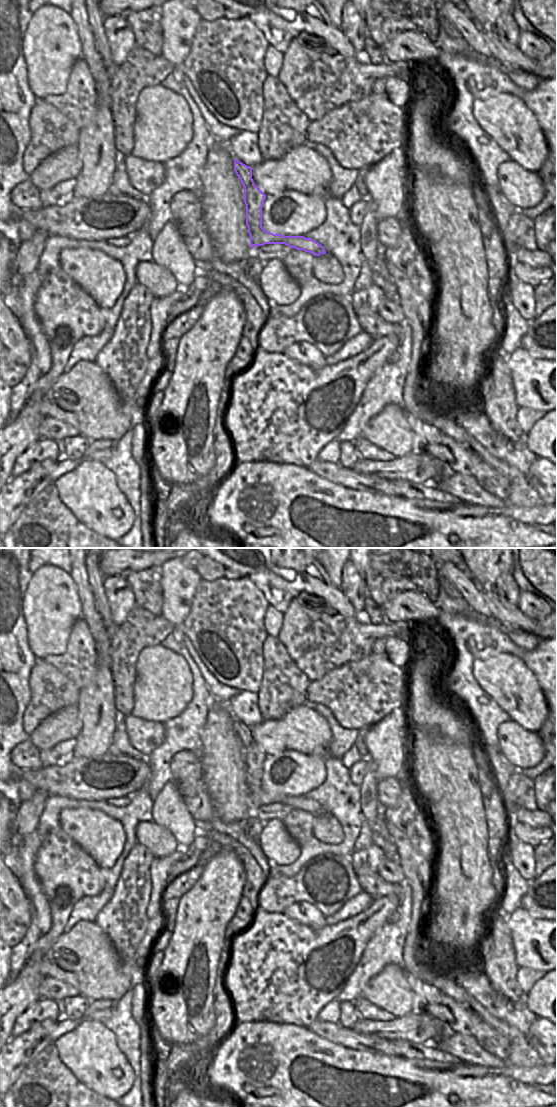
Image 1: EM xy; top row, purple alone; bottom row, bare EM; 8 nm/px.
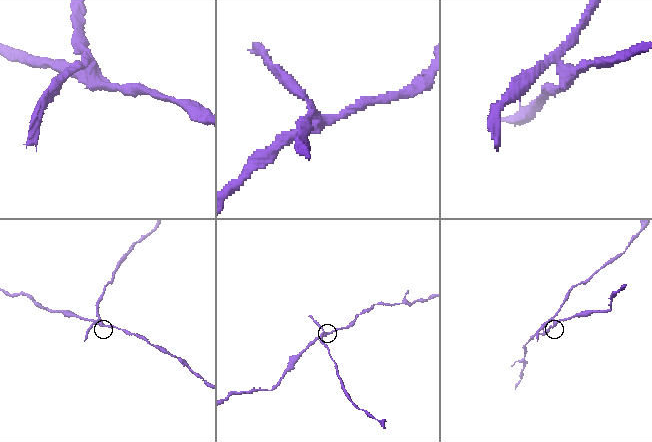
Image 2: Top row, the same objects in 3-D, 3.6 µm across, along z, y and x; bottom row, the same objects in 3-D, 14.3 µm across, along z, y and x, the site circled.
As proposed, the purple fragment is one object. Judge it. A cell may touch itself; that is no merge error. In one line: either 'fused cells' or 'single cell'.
fused cells

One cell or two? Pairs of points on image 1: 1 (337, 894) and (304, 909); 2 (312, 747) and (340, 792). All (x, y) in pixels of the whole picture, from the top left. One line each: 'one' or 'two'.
1: two
2: two

